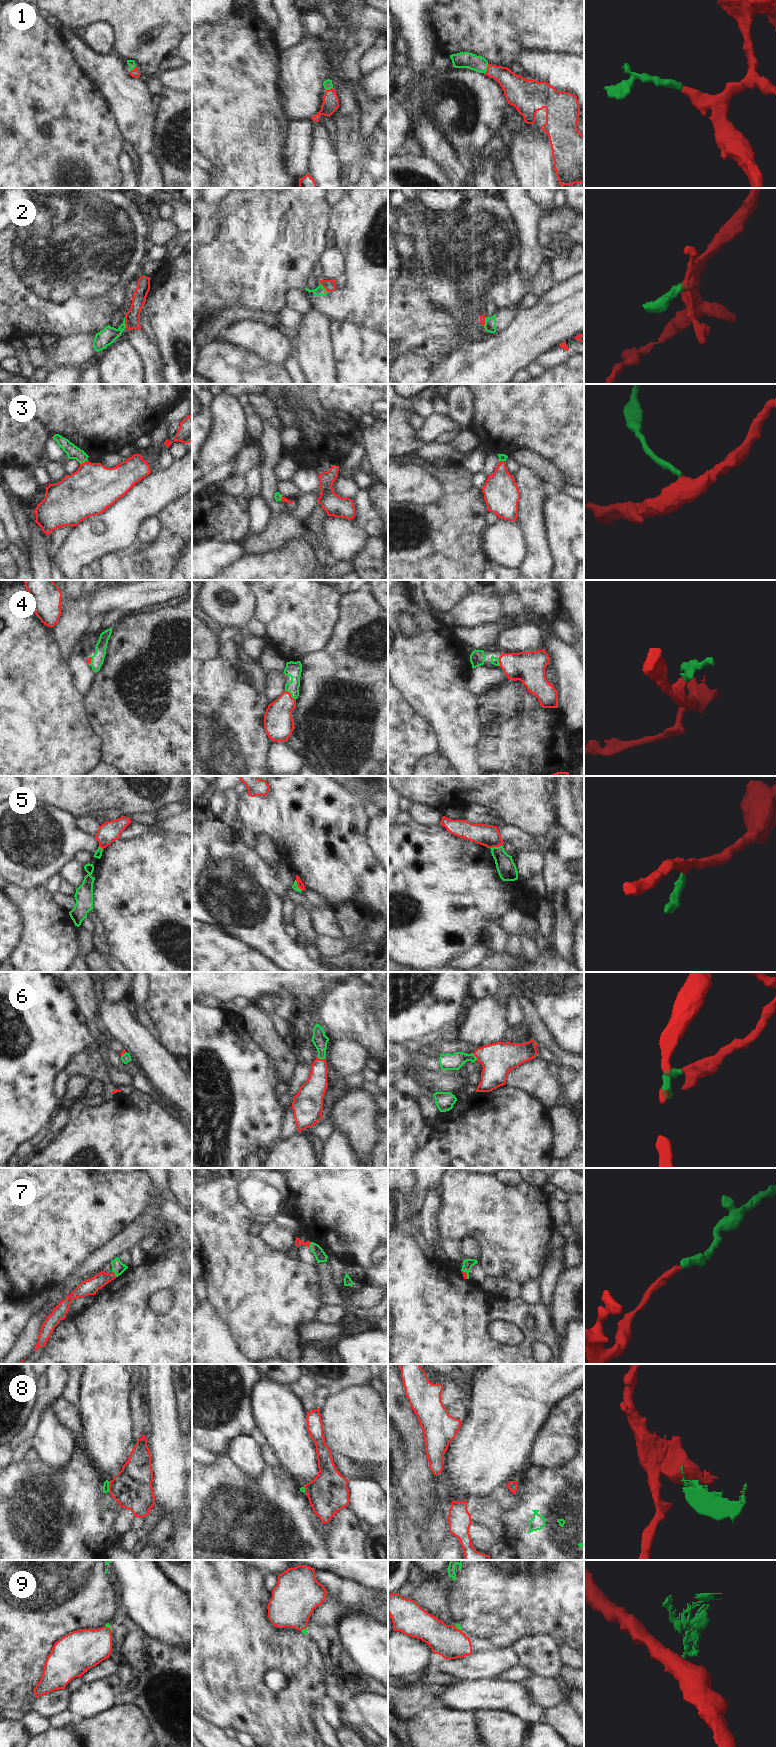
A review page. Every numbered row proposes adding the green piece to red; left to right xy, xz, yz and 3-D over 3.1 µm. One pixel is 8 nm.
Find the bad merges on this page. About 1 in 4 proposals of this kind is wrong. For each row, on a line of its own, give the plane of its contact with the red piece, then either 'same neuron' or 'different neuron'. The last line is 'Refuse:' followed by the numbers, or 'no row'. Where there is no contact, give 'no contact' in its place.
1: contact in xy; same neuron
2: contact in xy; different neuron
3: contact in xy; same neuron
4: contact in xz; same neuron
5: contact in yz; same neuron
6: contact in xz; same neuron
7: contact in xy; same neuron
8: contact in xy; different neuron
9: contact in yz; different neuron
Refuse: 2, 8, 9

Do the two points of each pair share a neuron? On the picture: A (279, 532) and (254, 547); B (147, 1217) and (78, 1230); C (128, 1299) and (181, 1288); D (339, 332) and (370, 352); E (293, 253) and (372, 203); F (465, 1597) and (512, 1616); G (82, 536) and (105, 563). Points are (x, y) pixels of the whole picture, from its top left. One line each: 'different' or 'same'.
A: same
B: different
C: same
D: same
E: different
F: same
G: different

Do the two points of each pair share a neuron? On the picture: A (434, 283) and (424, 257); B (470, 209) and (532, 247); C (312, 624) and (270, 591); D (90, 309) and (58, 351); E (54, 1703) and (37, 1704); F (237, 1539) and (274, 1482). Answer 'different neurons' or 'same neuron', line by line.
A: same neuron
B: different neurons
C: same neuron
D: different neurons
E: same neuron
F: same neuron

